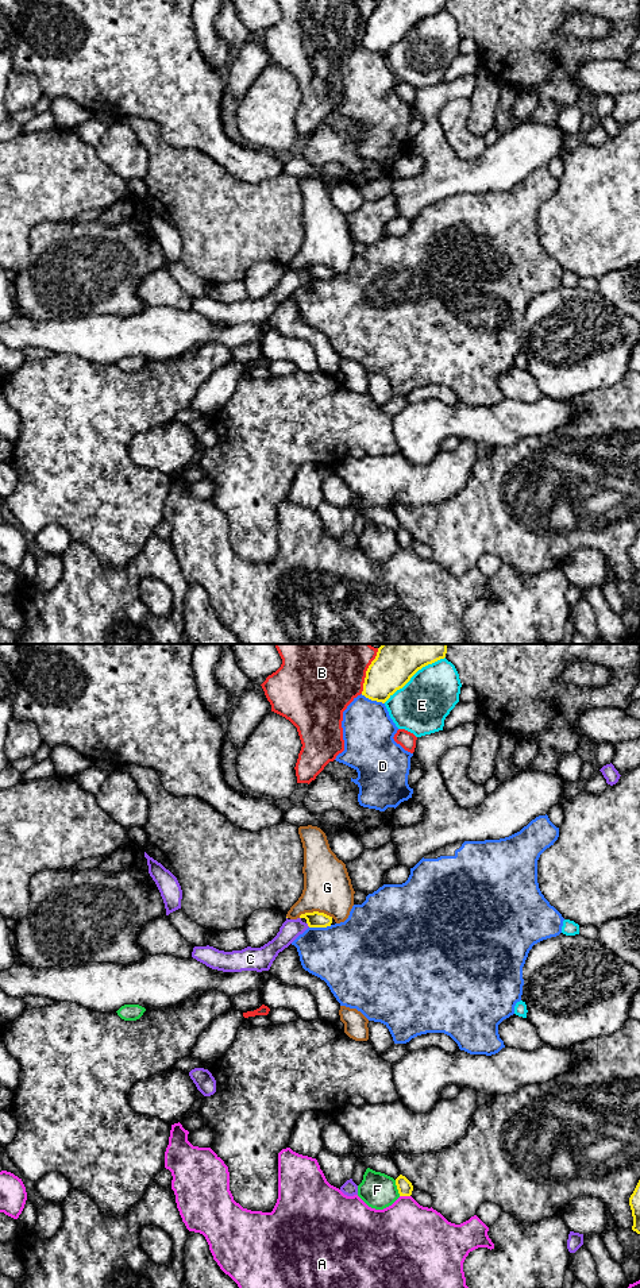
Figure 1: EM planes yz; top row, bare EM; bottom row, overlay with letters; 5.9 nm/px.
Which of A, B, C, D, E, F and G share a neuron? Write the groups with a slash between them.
A / B / C / D / E G / F

